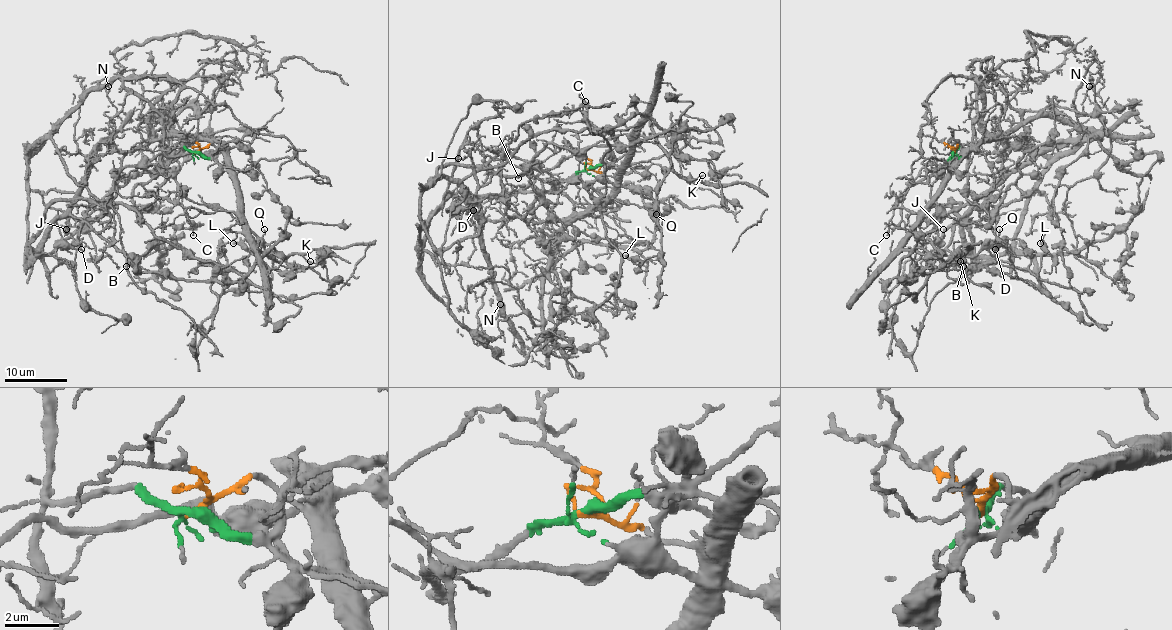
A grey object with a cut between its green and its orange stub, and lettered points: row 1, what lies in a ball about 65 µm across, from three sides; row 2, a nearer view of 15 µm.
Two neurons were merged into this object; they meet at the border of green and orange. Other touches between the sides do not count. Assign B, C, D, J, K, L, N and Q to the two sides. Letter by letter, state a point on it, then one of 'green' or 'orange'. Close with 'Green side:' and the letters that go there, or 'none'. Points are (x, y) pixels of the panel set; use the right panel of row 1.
B: place (963, 266); green
C: place (886, 235); orange
D: place (995, 249); green
J: place (943, 229); green
K: place (960, 261); orange
L: place (1040, 243); orange
N: place (1089, 86); green
Q: place (999, 229); green
Green side: B, D, J, N, Q

